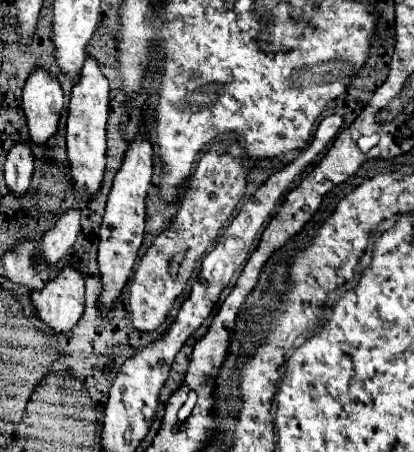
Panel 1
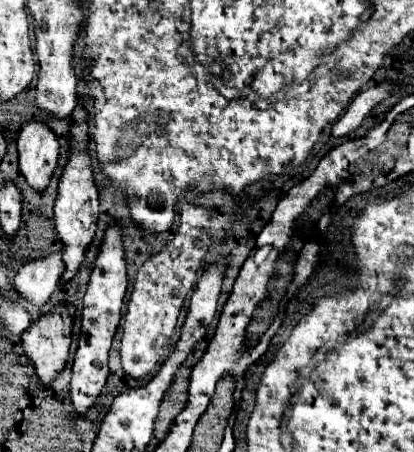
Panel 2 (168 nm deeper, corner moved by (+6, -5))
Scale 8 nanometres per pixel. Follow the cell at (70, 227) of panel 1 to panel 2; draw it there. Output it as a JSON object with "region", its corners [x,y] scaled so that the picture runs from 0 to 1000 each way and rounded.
{"region":[[[145,551],[97,573],[68,573],[34,613],[34,635],[63,657],[68,670],[77,670],[82,679],[101,679],[135,644],[150,604],[155,577]]]}

